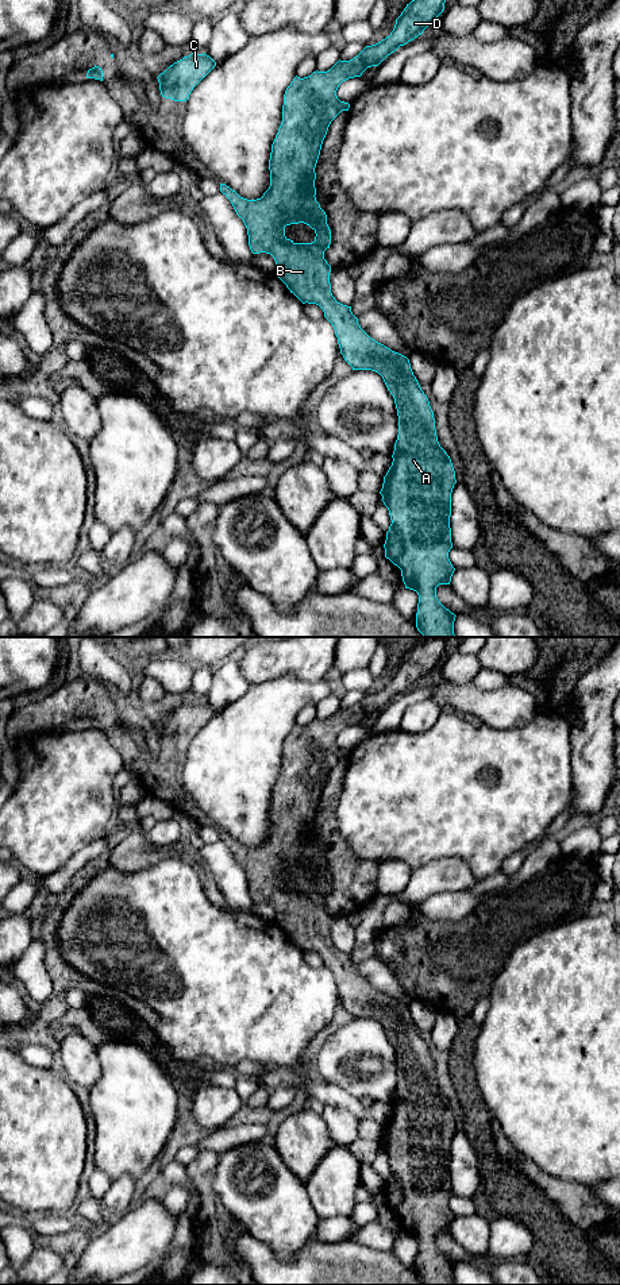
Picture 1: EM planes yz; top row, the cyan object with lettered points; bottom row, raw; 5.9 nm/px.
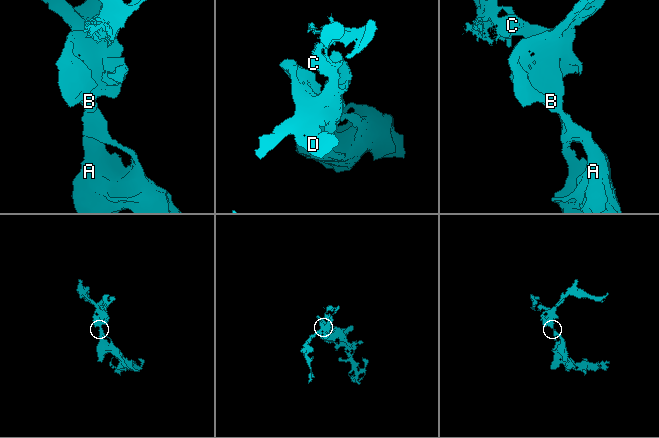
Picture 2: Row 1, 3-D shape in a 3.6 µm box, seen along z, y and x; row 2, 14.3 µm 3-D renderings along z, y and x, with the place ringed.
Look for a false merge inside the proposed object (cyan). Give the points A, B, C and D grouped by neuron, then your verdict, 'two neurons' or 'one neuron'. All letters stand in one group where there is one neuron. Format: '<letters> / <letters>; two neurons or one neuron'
A B C D; one neuron

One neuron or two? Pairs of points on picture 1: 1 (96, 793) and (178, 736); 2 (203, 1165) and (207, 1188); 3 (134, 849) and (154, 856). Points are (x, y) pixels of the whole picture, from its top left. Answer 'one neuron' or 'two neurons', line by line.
1: two neurons
2: one neuron
3: one neuron

